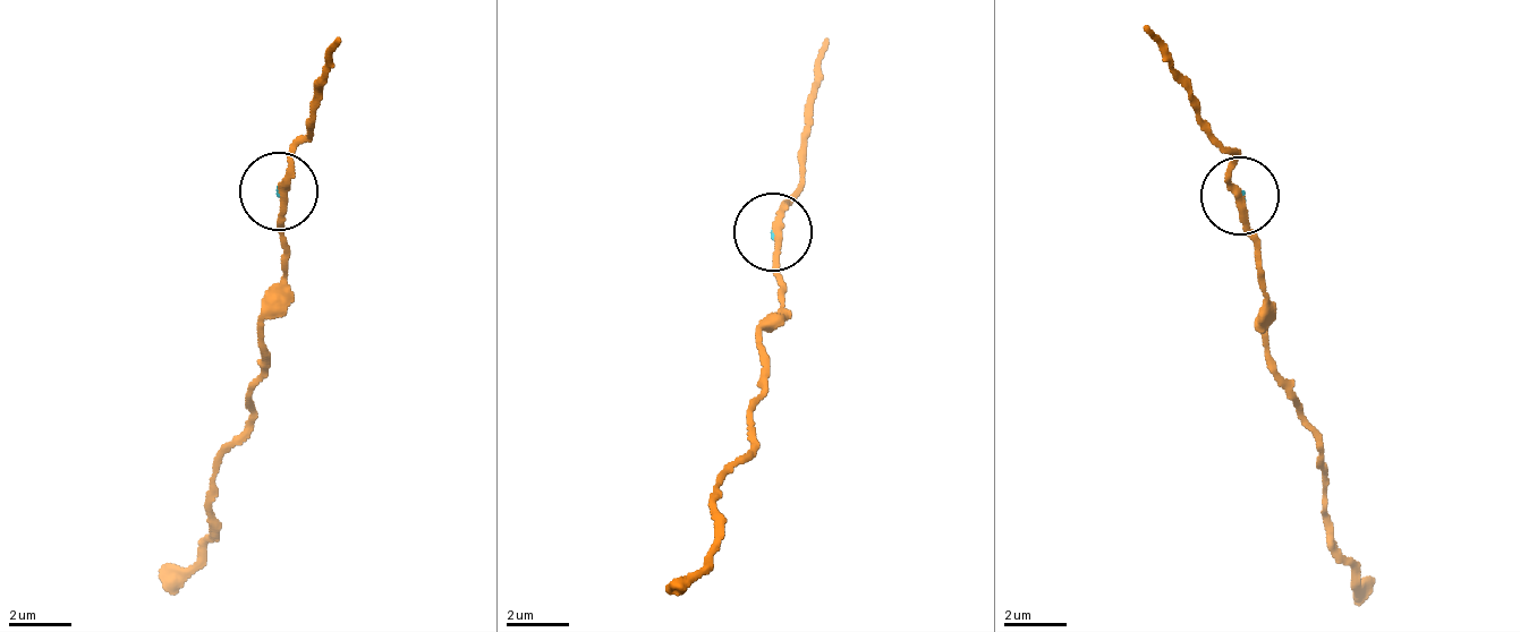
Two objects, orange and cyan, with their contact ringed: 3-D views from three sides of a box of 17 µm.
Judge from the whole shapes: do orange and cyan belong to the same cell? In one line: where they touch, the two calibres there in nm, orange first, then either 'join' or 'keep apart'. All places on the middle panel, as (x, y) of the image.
at (772, 232); 200 nm thick on the orange side, 60 nm on the other; keep apart

